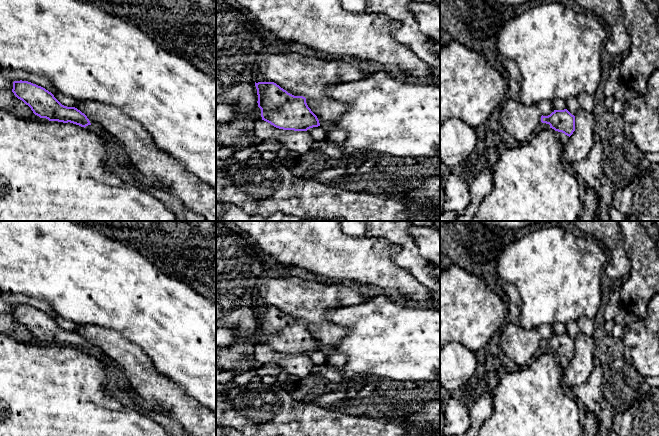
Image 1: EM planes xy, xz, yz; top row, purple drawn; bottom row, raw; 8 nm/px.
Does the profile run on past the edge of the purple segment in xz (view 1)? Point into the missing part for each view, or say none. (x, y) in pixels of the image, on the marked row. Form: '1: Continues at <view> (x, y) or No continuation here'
1: No continuation here

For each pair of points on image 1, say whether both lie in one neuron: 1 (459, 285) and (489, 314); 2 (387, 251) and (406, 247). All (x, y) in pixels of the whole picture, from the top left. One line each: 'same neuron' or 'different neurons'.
1: same neuron
2: different neurons

